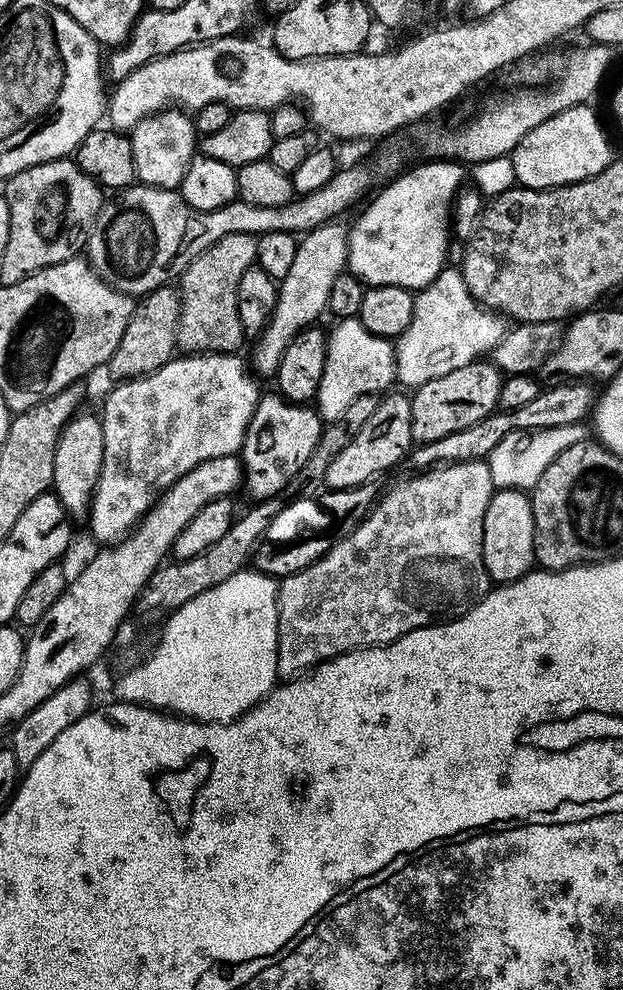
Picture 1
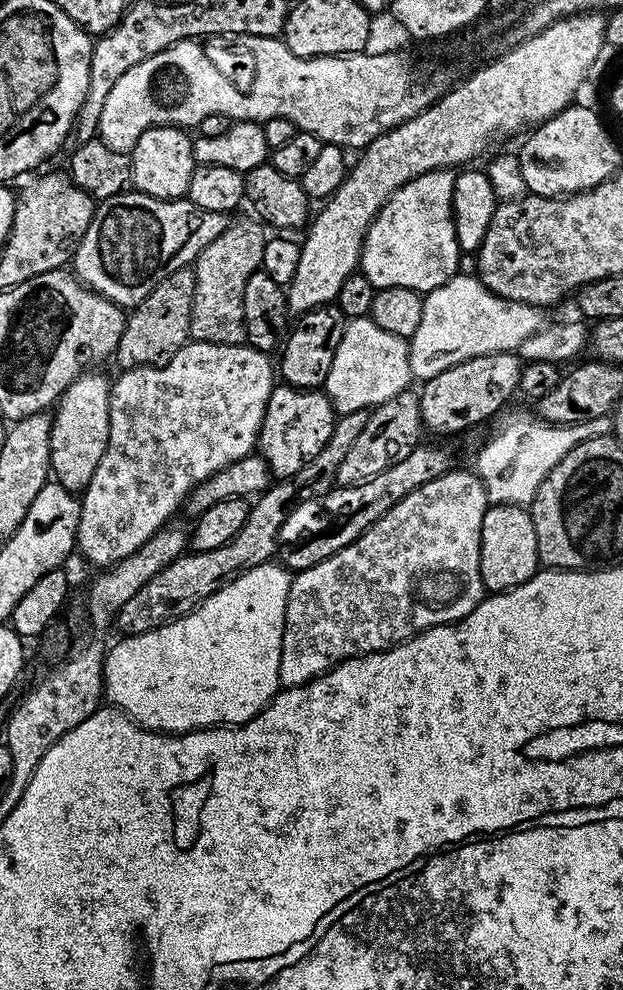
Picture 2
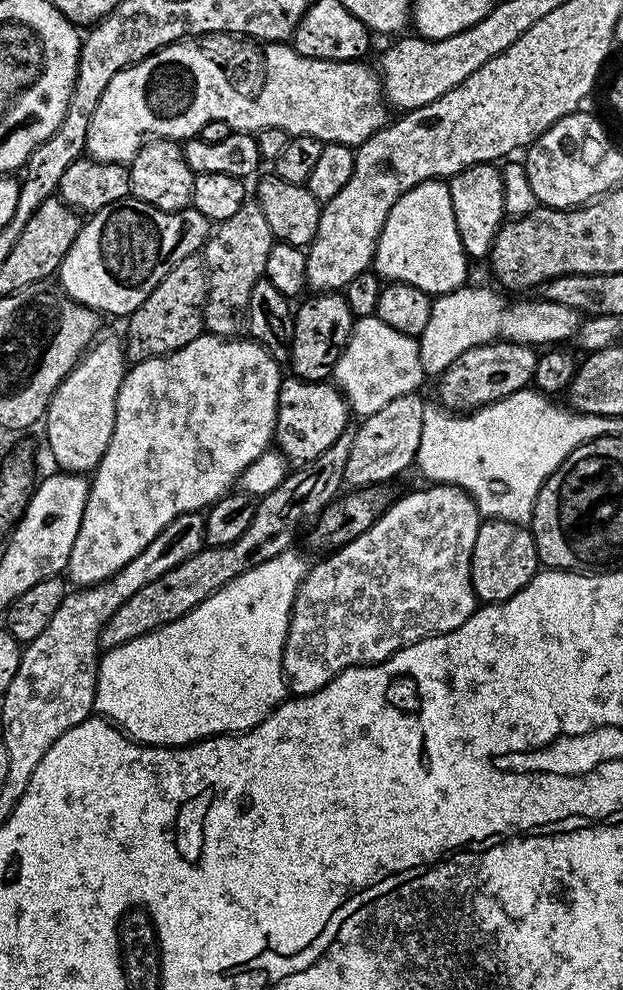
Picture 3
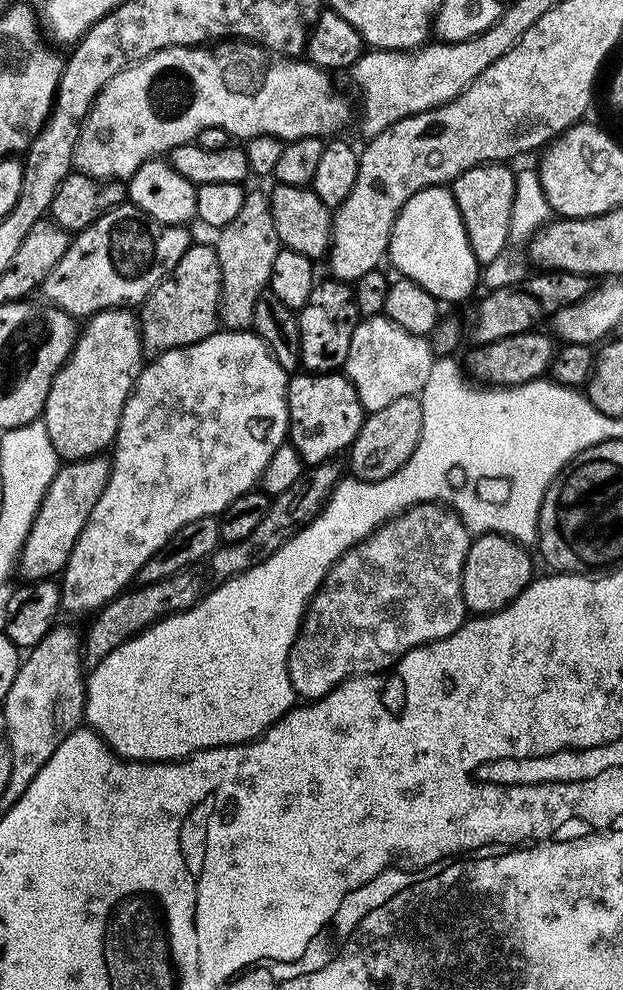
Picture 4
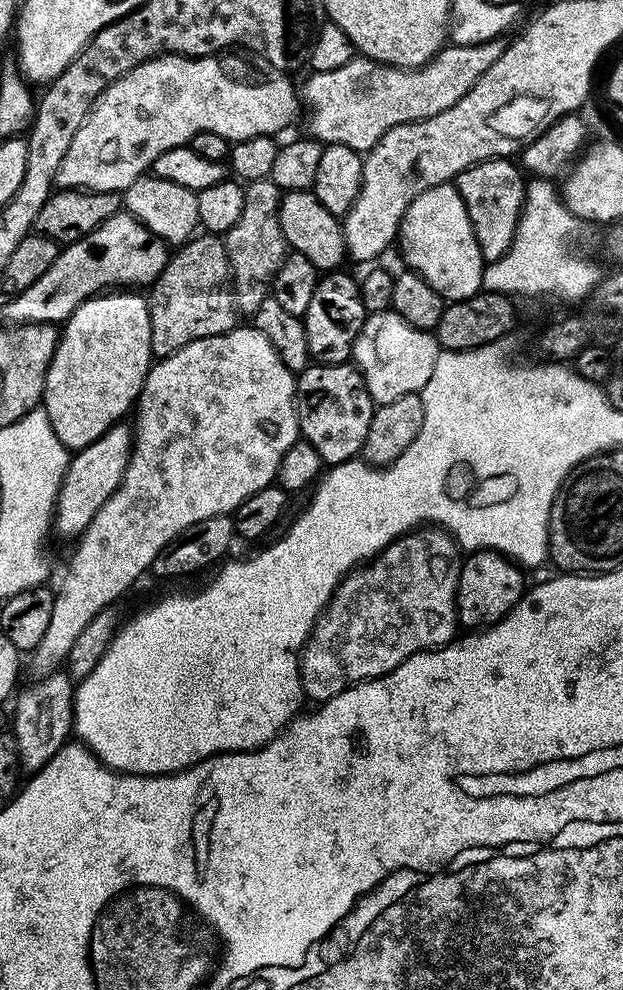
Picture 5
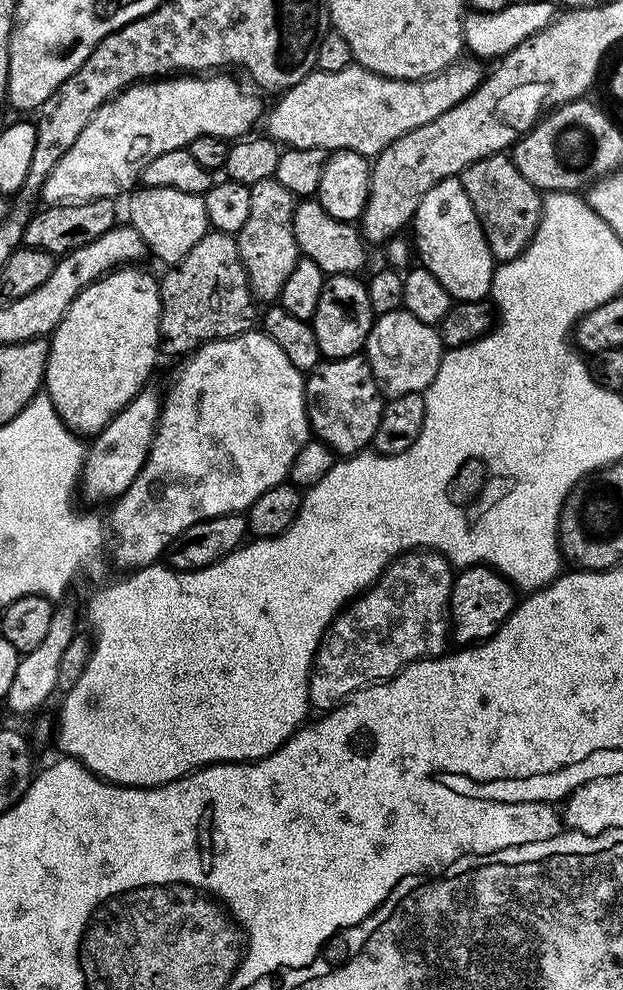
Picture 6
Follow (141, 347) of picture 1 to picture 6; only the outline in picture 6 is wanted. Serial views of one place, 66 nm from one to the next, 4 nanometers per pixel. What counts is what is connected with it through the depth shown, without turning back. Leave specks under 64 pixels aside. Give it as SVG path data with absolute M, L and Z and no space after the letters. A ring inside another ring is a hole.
M209 230L176 264L167 269L163 277L159 277L160 301L160 352L168 356L187 357L203 344L211 340L225 340L243 332L253 331L258 324L258 301L252 294L252 287L248 285L248 275L244 269L242 258L238 254L236 237L231 232L218 232Z

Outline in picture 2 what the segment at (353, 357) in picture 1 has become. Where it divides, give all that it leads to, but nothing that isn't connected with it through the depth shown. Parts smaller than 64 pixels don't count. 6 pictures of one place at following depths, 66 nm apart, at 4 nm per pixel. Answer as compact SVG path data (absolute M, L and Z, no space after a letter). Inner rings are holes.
M369 317L348 320L322 389L337 413L345 416L354 414L354 410L371 410L405 391L411 385L408 383L414 380L408 346L409 341L405 337L389 334L387 330L382 330L382 326L374 326Z

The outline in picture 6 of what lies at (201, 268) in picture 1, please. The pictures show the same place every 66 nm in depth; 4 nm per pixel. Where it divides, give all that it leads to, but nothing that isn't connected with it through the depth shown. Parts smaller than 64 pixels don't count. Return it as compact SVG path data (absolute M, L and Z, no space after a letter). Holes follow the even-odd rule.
M276 179L254 182L250 185L250 218L242 230L235 233L238 254L248 275L252 294L260 302L279 301L286 278L294 274L294 266L301 260L300 247L294 238L294 214L297 197L286 190ZM268 300L268 301L264 301Z

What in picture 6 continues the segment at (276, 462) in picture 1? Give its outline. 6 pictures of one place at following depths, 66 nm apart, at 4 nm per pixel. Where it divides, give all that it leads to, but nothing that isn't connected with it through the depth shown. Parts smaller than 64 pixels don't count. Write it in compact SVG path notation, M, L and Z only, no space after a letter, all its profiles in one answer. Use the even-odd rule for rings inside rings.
M360 354L341 360L324 360L314 371L307 373L304 382L304 404L308 408L308 423L315 439L328 445L333 453L344 458L365 451L375 441L385 403L386 397L380 391L380 384L374 378L371 366Z

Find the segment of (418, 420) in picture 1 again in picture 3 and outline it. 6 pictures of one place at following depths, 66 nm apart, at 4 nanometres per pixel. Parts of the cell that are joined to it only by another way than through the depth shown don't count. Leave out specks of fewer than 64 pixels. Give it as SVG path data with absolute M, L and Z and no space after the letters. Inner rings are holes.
M496 340L492 344L474 346L474 350L466 350L466 354L459 356L448 369L440 373L439 403L453 414L467 414L515 392L523 392L534 378L537 359L537 349L530 344Z

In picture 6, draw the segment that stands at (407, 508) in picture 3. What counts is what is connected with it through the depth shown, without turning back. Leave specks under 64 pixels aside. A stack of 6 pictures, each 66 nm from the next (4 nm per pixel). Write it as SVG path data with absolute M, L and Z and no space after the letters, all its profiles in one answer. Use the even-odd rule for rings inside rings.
M436 550L405 552L403 556L393 559L371 588L361 592L337 615L320 639L316 658L312 661L312 675L308 677L308 699L313 709L331 710L337 707L338 702L369 684L391 680L397 672L413 663L414 658L426 660L445 655L444 643L450 640L448 599L454 579L454 568L448 565L448 560L447 555Z

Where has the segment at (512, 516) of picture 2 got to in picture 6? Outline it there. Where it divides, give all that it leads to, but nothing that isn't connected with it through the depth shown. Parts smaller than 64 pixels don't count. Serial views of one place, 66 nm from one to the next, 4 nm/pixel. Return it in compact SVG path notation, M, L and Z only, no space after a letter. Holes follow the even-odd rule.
M491 566L483 567L457 571L452 581L452 593L448 599L450 636L460 646L475 646L489 640L508 621L518 603L517 589L506 577Z

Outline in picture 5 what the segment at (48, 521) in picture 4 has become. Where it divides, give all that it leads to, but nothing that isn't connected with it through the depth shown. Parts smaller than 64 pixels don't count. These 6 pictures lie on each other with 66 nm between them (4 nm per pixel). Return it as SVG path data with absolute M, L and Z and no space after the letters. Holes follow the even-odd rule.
M127 423L116 424L102 438L90 442L90 446L79 449L69 459L64 481L60 484L60 493L56 499L54 513L54 532L60 536L79 537L84 528L106 506L106 498L118 490L122 478L126 474L126 466L132 457L134 432Z

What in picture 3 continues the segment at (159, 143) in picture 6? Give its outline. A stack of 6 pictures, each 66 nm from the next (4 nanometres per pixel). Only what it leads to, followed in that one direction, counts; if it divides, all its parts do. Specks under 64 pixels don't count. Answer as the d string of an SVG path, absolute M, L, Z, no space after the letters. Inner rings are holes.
M268 42L268 88L264 88L264 96L260 96L257 104L248 104L248 100L236 96L236 92L224 84L220 68L216 68L208 56L200 56L196 48L175 48L171 44L110 78L106 90L102 90L102 98L98 98L98 106L94 106L90 130L86 130L86 152L98 162L128 166L149 140L190 140L199 137L206 122L226 122L233 132L258 134L267 128L277 128L286 130L289 137L313 136L325 144L358 146L386 123L383 118L386 101L380 73L375 67L367 68L366 65L359 60L311 60L298 54L291 43Z

